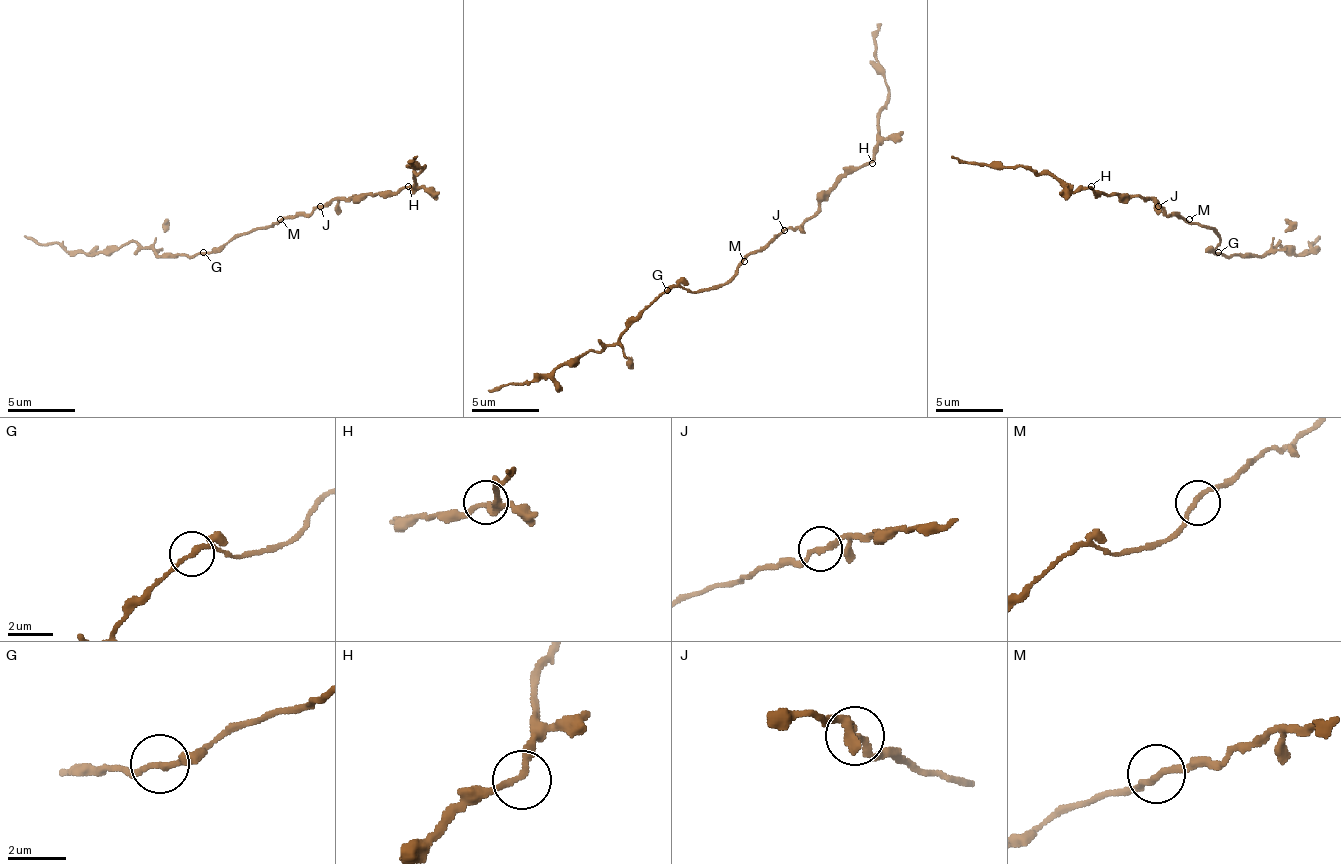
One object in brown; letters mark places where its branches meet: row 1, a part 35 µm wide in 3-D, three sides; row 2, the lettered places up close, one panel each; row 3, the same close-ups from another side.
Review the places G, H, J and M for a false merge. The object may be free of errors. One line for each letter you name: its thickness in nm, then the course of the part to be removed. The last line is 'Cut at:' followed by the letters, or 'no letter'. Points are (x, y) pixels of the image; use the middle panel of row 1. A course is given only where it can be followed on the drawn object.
Cut at: no letter

